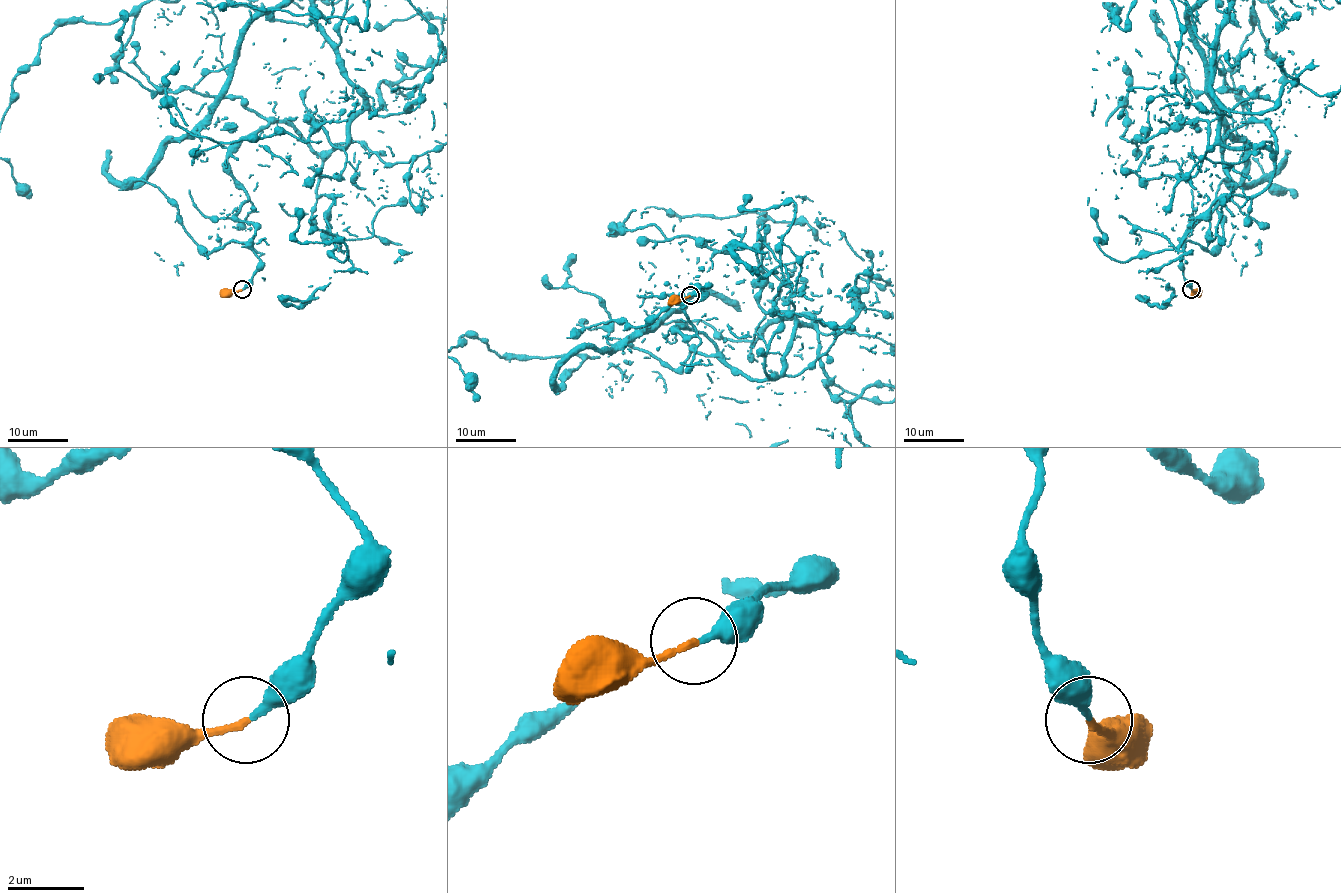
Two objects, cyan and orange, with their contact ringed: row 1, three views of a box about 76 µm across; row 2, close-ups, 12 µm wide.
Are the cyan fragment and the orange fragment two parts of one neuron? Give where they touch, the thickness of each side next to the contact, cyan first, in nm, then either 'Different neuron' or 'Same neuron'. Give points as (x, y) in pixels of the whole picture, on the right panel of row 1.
Place: (1191, 289). Thickness 280 nm (cyan) against 180 nm. Same neuron

